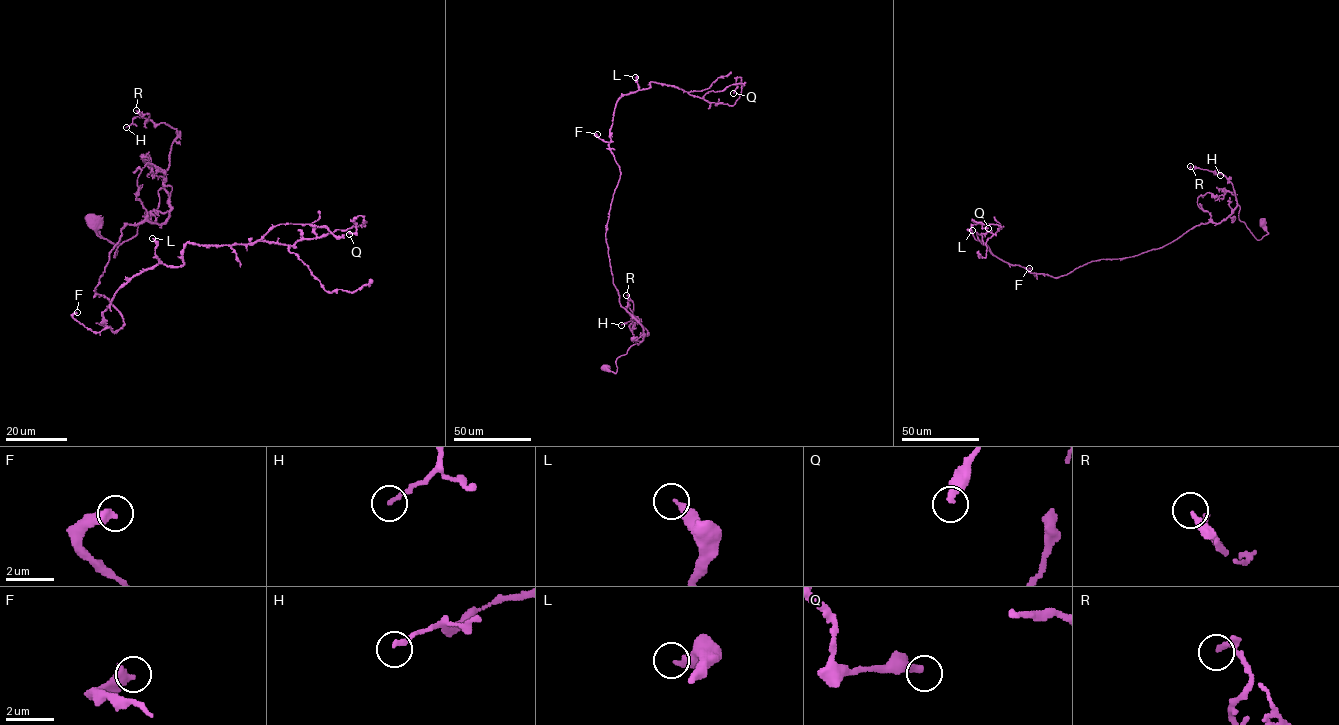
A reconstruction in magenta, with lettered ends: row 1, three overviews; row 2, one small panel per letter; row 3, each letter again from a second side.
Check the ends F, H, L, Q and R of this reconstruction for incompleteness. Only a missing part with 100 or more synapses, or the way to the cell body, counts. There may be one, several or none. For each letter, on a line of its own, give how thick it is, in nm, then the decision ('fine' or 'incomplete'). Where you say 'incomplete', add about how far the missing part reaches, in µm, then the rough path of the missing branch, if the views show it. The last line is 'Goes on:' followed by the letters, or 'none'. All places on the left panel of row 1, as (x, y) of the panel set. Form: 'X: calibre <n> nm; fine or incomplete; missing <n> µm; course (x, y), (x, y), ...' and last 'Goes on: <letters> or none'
F: calibre 480 nm; fine
H: calibre 160 nm; fine
L: calibre 340 nm; fine
Q: calibre 340 nm; fine
R: calibre 160 nm; fine
Goes on: none

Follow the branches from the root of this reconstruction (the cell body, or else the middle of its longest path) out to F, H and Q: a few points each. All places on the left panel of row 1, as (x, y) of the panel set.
F: (94, 221), (115, 257), (168, 194), (163, 223), (121, 230), (95, 288), (123, 325), (93, 332), (77, 312)
H: (94, 221), (96, 231), (117, 247), (115, 257), (116, 249), (157, 207), (178, 131), (138, 117), (126, 127)
Q: (94, 221), (115, 257), (168, 194), (95, 288), (113, 332), (114, 294), (187, 243), (363, 217), (349, 234)

